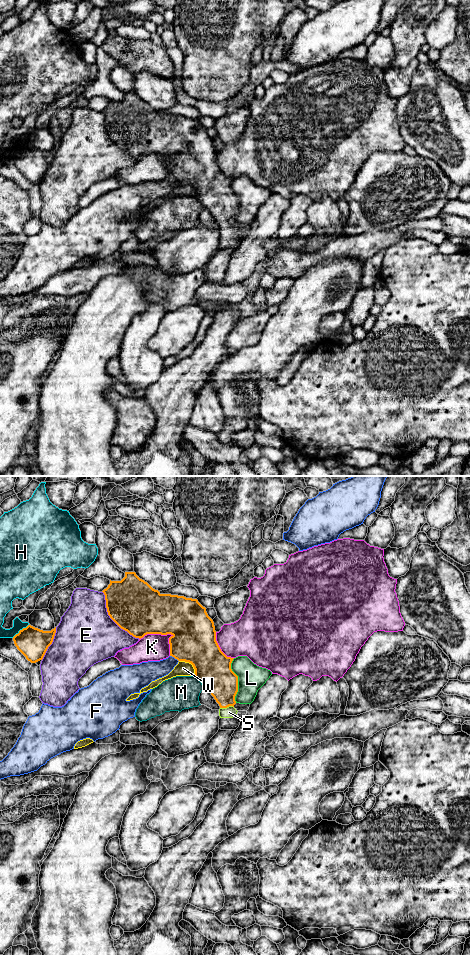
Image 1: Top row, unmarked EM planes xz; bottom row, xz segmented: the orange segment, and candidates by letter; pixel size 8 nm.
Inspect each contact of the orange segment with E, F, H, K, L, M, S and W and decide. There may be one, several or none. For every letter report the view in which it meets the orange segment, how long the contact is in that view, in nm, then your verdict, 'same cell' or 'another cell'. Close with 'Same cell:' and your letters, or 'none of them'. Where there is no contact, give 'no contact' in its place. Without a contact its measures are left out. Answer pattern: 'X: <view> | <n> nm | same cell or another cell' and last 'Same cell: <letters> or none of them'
E: xz | 480 nm | another cell
F: xz | 90 nm | another cell
H: xz | 170 nm | another cell
K: xz | 300 nm | another cell
L: xz | 360 nm | another cell
M: xz | 140 nm | another cell
S: xz | 110 nm | same cell
W: xz | 180 nm | another cell
Same cell: S

